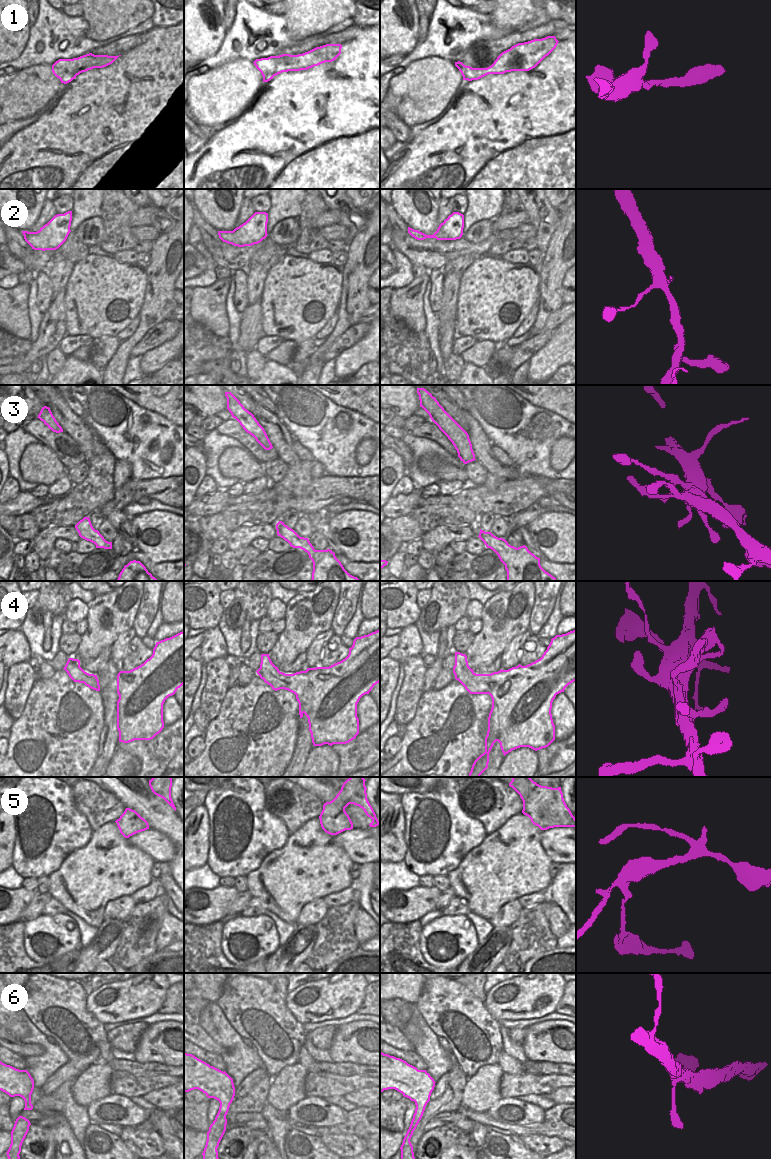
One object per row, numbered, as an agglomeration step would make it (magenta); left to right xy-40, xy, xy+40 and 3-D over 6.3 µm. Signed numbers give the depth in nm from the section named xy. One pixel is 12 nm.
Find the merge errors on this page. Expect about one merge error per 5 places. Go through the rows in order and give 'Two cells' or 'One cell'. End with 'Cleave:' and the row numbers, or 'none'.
1: One cell
2: One cell
3: One cell
4: One cell
5: Two cells
6: One cell
Cleave: 5

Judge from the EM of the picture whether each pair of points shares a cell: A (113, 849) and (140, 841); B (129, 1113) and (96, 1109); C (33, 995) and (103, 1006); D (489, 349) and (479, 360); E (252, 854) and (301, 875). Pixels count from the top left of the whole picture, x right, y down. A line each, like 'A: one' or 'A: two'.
A: two
B: one
C: two
D: one
E: two

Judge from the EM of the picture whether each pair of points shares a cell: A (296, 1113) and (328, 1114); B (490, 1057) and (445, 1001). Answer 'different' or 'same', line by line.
A: same
B: same

